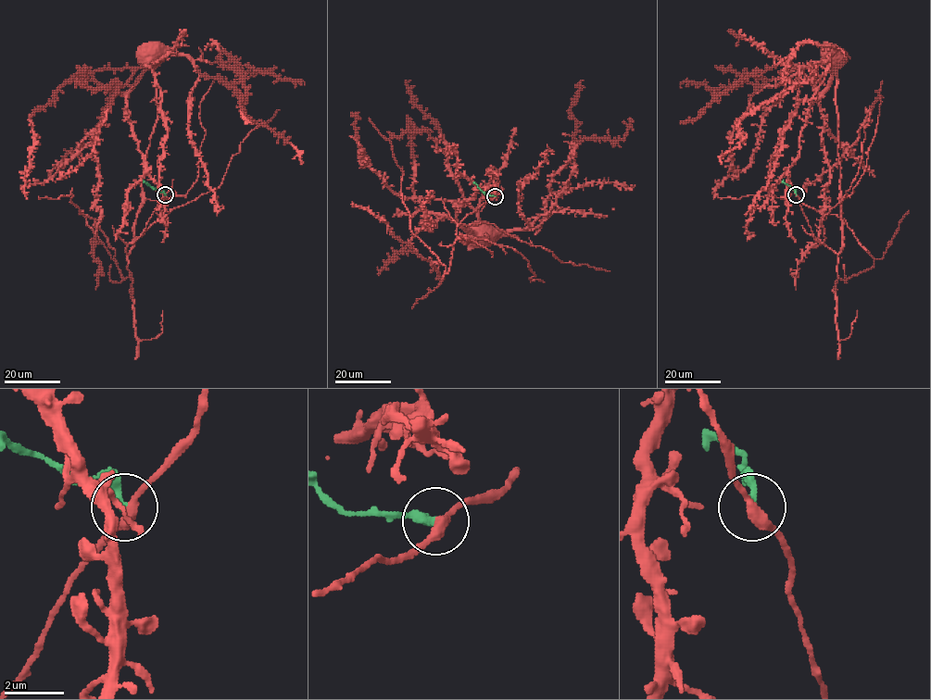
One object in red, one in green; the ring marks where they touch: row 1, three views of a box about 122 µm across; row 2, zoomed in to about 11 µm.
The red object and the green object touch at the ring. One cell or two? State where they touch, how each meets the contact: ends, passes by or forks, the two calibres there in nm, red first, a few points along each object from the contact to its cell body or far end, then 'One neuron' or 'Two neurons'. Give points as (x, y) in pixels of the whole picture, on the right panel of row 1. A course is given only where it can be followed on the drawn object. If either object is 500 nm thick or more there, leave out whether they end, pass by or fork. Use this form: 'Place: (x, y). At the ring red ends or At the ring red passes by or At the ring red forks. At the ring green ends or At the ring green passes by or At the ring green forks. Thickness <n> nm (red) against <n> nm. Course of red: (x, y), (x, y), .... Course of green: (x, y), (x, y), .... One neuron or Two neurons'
Place: (796, 194). At the ring red passes by. At the ring green ends. Thickness 320 nm (red) against 240 nm. Course of red: (796, 194), (813, 238), (837, 253), (836, 73), (825, 64), (798, 70), (761, 118), (753, 159), (714, 199). Course of green: (796, 194), (796, 190), (783, 180). Two neurons

